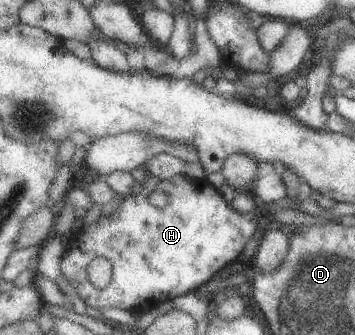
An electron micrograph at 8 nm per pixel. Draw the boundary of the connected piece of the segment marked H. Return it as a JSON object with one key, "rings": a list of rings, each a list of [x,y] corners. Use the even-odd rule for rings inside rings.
{"rings":[[[184,174],[172,176],[168,180],[148,178],[146,184],[139,185],[130,196],[118,201],[118,208],[109,217],[100,217],[98,222],[86,226],[84,230],[72,232],[73,237],[60,260],[60,272],[88,306],[96,309],[122,309],[134,314],[145,312],[154,305],[196,291],[213,280],[230,262],[241,257],[244,246],[259,227],[260,211],[241,213],[232,208],[230,203],[206,178],[198,179]],[[155,191],[164,192],[168,196],[168,204],[164,208],[148,202],[148,196]],[[96,258],[106,258],[112,264],[112,279],[102,289],[92,286],[88,280],[88,266]]]}

